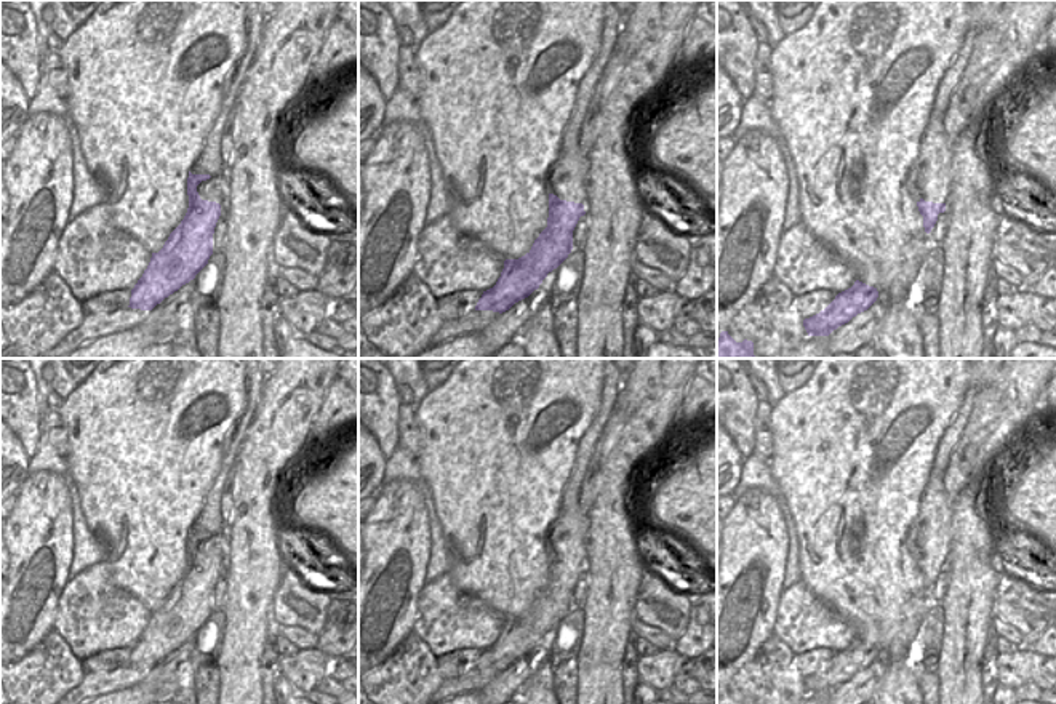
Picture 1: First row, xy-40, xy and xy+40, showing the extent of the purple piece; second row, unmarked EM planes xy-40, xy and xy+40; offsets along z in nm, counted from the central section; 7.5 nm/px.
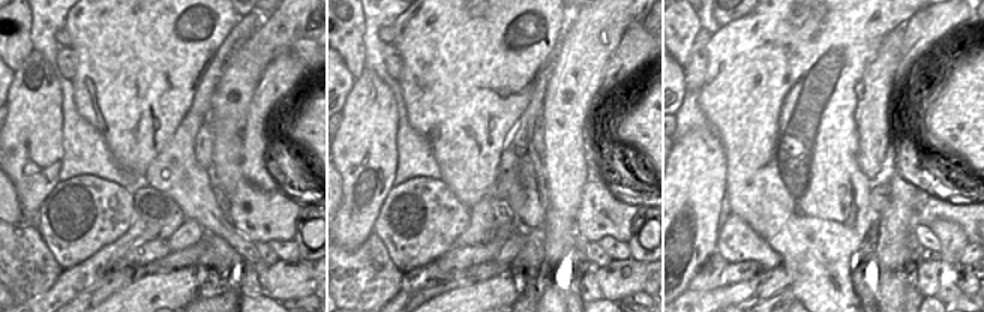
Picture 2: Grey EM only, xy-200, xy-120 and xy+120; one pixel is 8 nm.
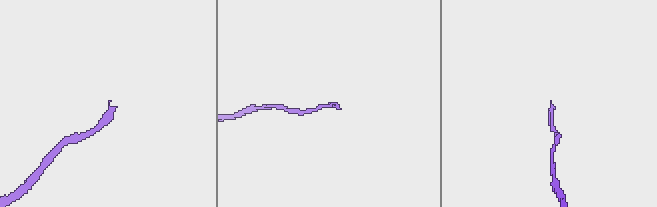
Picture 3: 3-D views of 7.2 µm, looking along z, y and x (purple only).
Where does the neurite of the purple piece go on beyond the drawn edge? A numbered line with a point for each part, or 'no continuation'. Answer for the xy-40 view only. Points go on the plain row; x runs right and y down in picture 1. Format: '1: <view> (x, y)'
1: xy-40 (215, 548)

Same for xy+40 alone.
1: xy+40 (928, 536)

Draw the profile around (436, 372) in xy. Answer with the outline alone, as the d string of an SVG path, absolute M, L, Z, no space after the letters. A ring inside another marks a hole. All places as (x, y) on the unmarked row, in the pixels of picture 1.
M419 358L419 370L430 390L442 386L464 358Z

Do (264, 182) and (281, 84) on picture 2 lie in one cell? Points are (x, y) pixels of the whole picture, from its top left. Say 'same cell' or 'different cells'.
same cell

